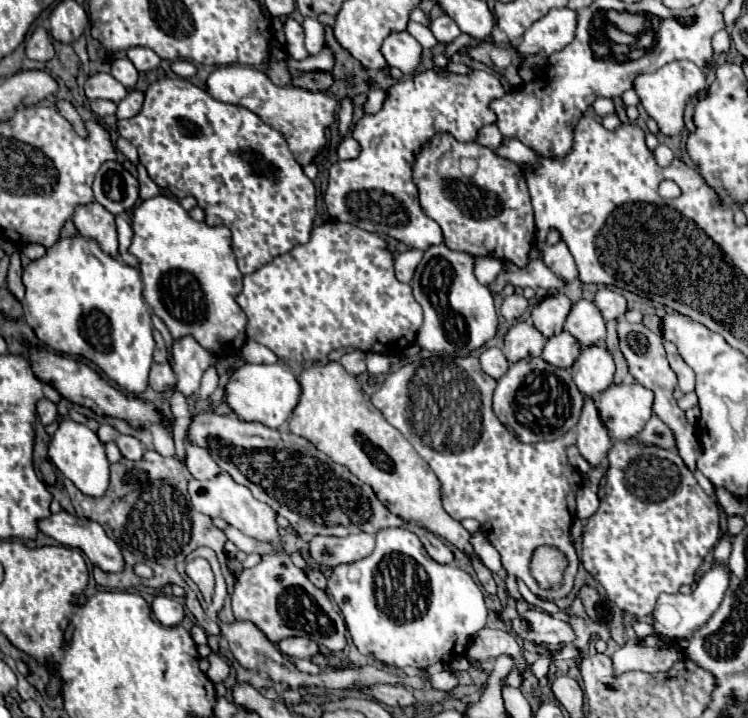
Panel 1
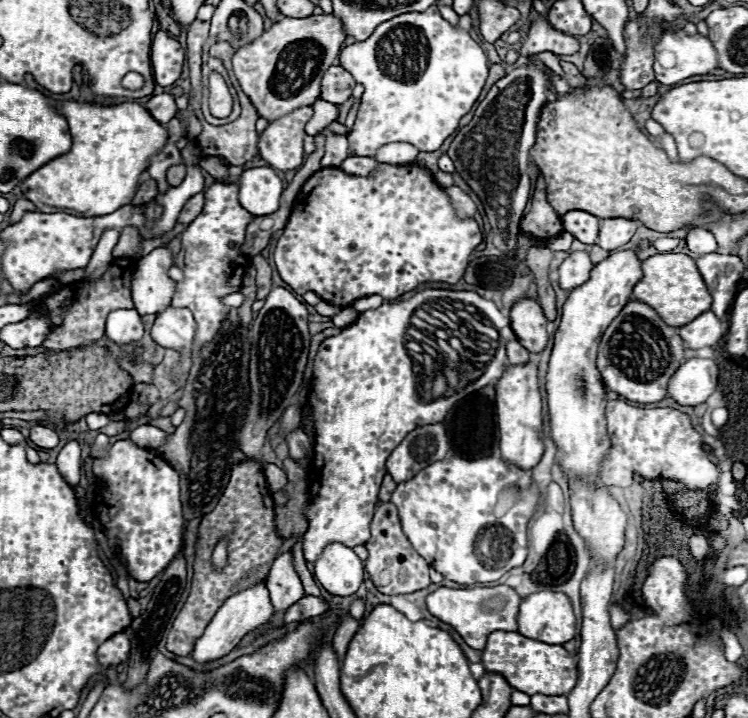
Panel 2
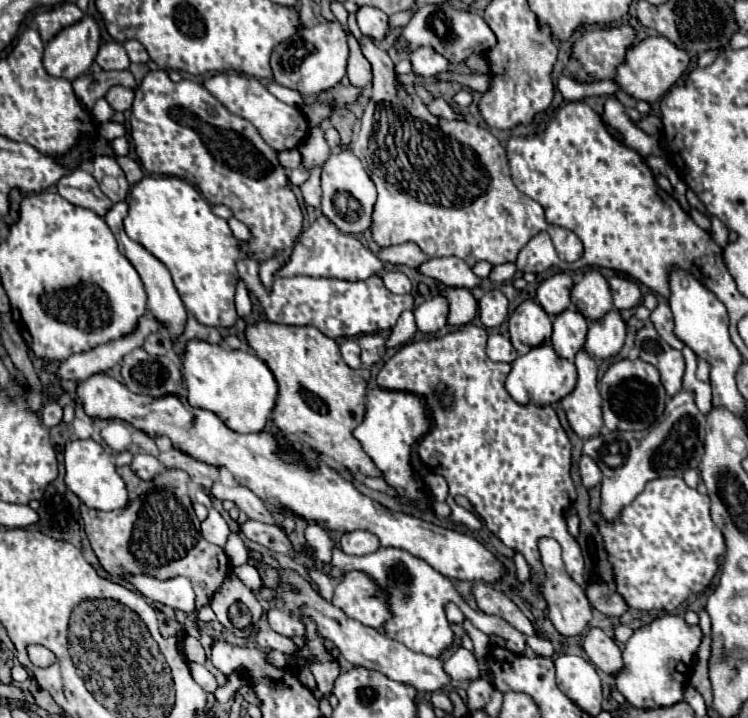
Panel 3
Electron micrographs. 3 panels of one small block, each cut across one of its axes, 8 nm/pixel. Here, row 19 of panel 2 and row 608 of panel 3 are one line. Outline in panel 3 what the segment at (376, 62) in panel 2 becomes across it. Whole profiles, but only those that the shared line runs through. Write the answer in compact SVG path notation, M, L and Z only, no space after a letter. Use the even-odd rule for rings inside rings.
M332 544L332 578L334 578L334 582L338 582L338 576L342 576L342 572L348 572L350 568L358 568L358 570L366 572L368 576L374 576L374 580L378 580L380 588L386 590L386 594L390 596L390 604L394 608L392 620L388 620L384 626L386 636L402 642L406 648L410 648L414 652L422 652L428 656L440 656L446 648L452 646L454 634L452 634L448 620L446 620L446 614L444 614L446 602L456 602L458 608L464 612L464 616L472 618L472 624L476 628L480 628L484 634L500 636L506 642L508 650L524 652L526 636L522 632L518 632L516 628L512 628L510 624L500 620L498 616L486 616L486 614L474 612L464 602L464 598L456 592L450 578L442 576L430 564L408 554L406 550L380 548L378 552L352 558L352 556L346 556L340 548L336 548L336 544Z

